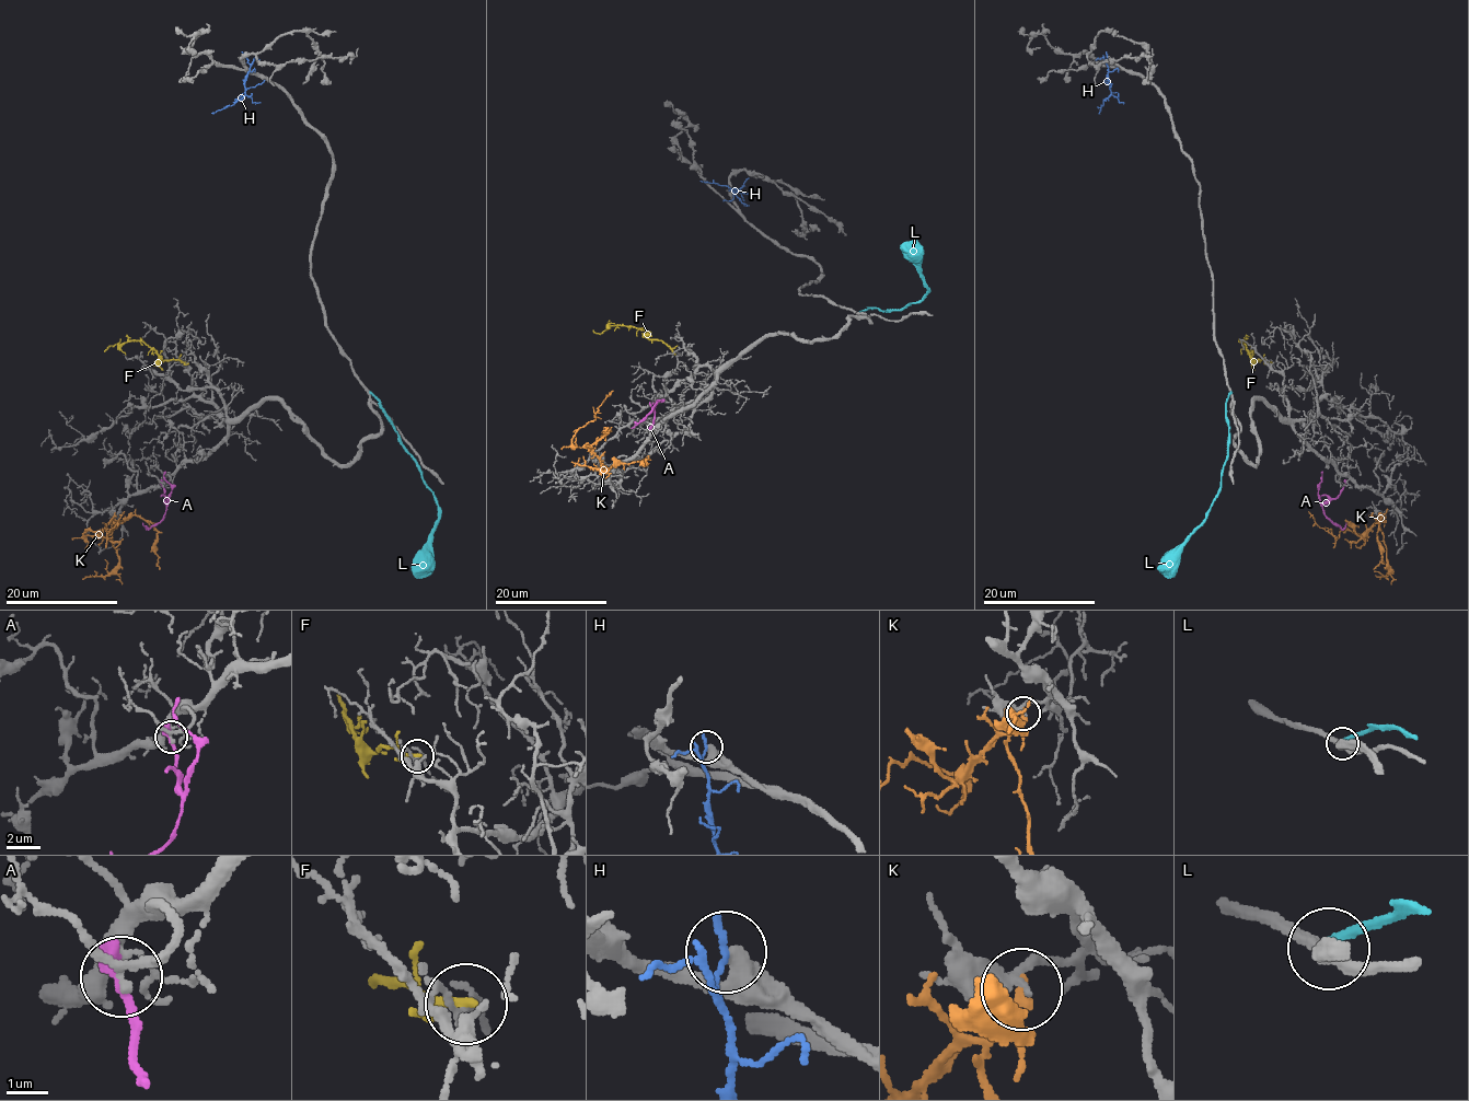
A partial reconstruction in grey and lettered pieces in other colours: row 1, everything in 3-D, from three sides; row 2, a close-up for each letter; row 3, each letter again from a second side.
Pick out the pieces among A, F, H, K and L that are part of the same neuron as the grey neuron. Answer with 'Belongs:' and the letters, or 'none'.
Belongs: none

